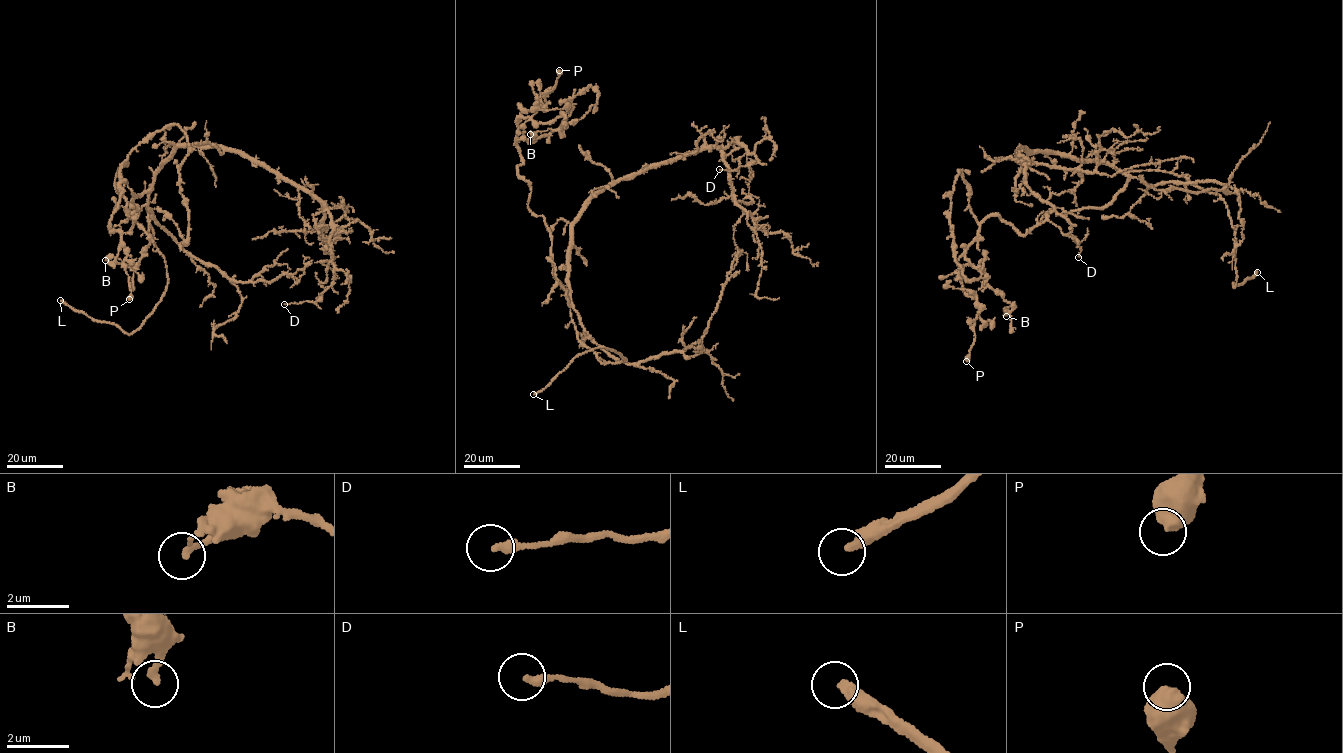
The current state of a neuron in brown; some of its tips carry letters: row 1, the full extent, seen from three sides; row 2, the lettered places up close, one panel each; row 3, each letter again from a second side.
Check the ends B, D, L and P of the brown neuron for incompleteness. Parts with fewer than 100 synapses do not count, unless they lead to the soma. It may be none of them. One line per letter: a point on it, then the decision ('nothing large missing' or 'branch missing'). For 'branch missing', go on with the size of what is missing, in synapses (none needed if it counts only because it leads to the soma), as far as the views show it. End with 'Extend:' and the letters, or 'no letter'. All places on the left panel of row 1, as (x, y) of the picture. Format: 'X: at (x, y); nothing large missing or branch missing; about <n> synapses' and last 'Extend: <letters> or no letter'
B: at (105, 260); nothing large missing
D: at (284, 304); nothing large missing
L: at (60, 300); branch missing
P: at (129, 299); nothing large missing
Extend: L

